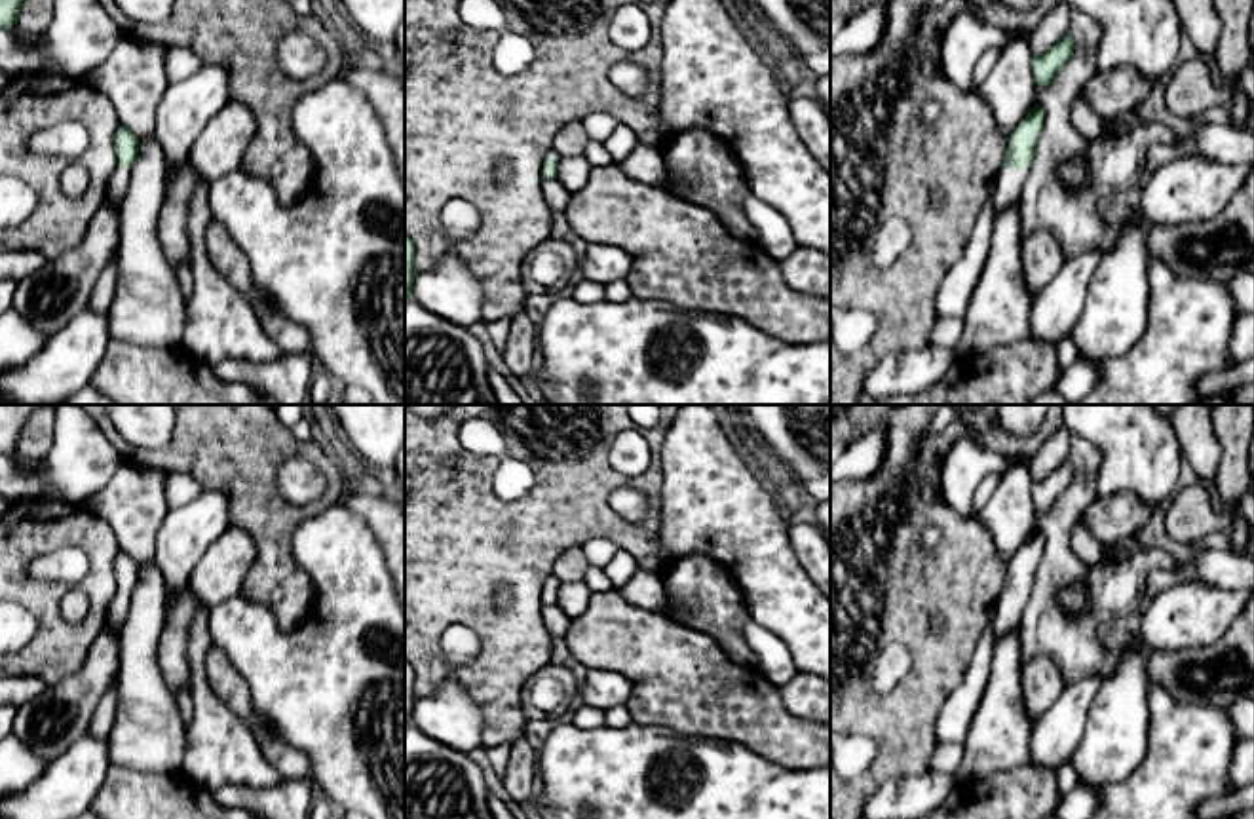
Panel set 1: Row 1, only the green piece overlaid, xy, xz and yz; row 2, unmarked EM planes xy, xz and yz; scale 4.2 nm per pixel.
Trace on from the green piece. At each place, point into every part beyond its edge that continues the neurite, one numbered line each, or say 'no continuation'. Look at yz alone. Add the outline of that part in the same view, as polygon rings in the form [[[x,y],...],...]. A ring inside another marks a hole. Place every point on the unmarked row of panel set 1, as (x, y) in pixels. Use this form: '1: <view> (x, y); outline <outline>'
1: yz (1009, 609); outline [[[1003,591],[998,599],[994,635],[996,638],[1005,637],[1009,631],[1018,627],[1022,612],[1026,608],[1028,595]]]

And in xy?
1: xy (116, 612); outline [[[116,591],[116,595],[114,595],[110,606],[108,606],[106,625],[116,633],[120,633],[122,627],[124,627],[125,614],[127,614],[127,608],[129,608],[129,600],[131,600],[131,595]]]

